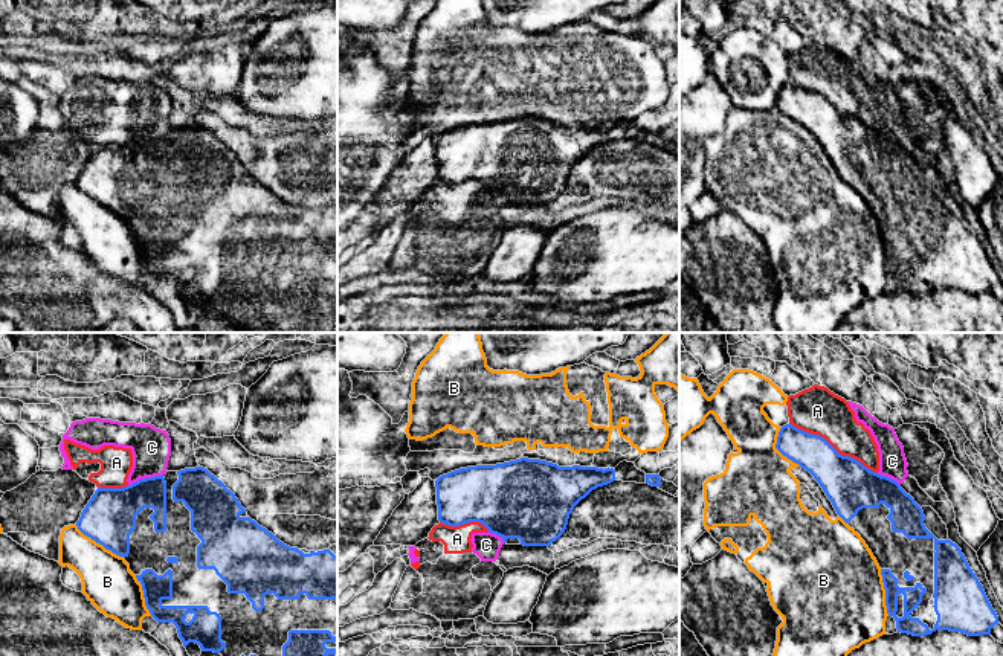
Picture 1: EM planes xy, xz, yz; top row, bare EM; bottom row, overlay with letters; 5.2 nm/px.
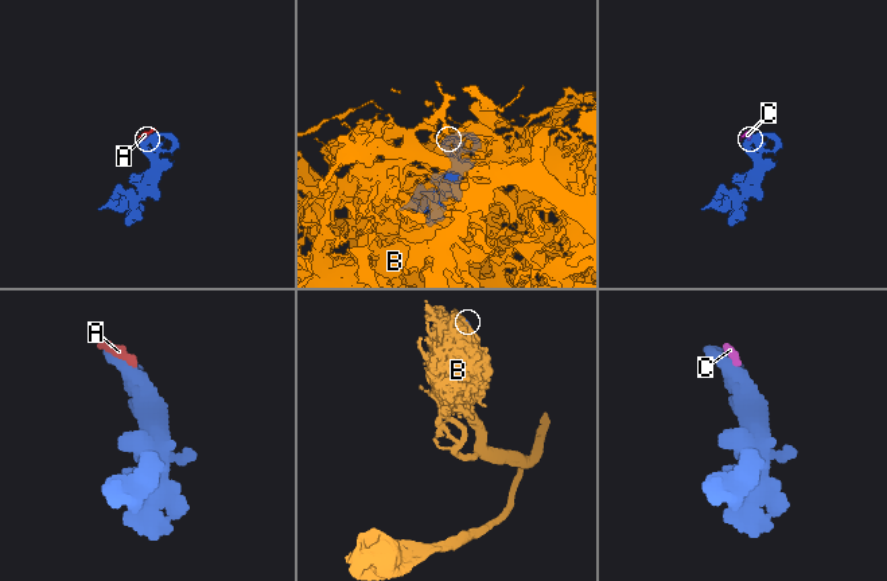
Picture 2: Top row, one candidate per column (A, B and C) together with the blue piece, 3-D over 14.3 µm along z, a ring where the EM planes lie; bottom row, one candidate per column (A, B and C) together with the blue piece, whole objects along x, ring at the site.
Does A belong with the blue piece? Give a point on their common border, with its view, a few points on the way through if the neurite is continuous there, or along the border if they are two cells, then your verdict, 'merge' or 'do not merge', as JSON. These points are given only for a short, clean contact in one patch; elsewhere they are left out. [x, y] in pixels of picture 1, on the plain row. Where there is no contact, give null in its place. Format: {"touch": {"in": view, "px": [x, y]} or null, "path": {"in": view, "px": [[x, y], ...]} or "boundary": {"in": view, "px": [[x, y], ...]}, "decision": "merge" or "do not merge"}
{"touch": {"in": "yz", "px": [832, 106]}, "decision": "do not merge"}

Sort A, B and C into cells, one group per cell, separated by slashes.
A C / B

